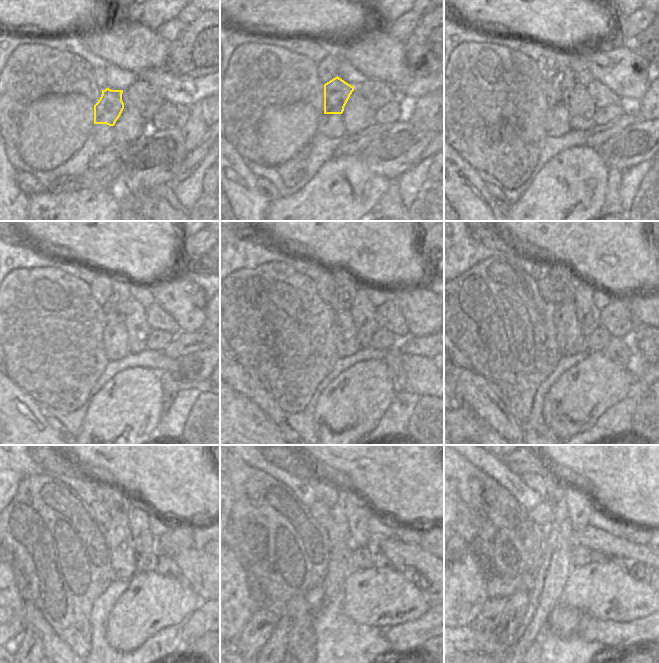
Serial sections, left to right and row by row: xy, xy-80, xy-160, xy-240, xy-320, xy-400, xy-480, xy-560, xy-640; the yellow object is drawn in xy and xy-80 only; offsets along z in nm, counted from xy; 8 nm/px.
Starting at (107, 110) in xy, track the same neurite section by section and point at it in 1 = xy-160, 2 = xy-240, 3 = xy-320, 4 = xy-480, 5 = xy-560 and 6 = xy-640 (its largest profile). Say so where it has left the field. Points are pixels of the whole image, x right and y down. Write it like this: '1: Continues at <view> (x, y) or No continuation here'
1: Continues at xy-160 (559, 88)
2: Continues at xy-240 (114, 310)
3: Continues at xy-320 (345, 286)
4: Continues at xy-480 (111, 497)
5: Continues at xy-560 (325, 491)
6: Continues at xy-640 (545, 485).

